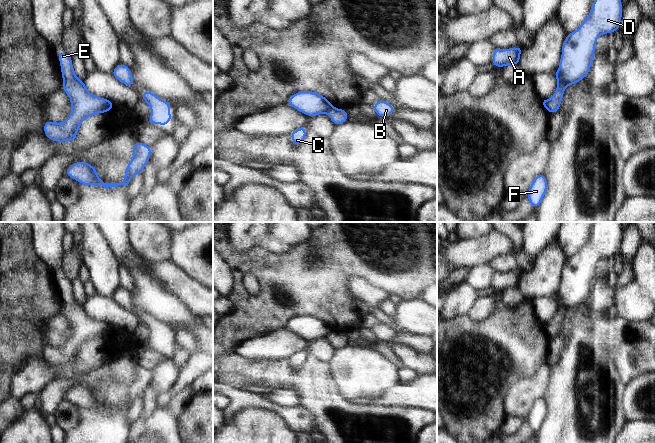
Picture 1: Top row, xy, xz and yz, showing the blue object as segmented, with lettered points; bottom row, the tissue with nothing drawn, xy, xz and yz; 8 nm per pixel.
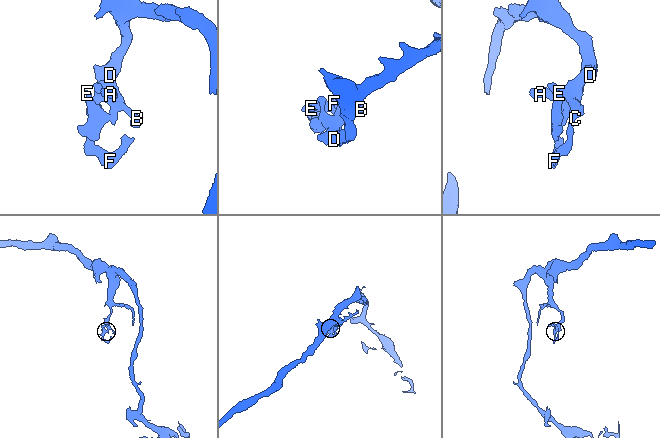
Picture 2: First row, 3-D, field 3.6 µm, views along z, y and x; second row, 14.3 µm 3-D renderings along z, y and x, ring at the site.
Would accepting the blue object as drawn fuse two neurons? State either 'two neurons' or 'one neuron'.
two neurons

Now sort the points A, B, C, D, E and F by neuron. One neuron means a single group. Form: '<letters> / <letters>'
A B C D F / E

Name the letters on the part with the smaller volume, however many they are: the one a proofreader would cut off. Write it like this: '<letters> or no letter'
E

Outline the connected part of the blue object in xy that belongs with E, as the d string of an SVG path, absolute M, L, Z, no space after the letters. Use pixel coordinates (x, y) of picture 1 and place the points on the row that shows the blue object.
M62 52L58 53L58 59L63 78L62 90L70 98L71 114L63 123L47 120L44 124L44 134L51 141L74 141L80 124L94 114L105 113L110 101L88 91L84 81L81 81L74 72L71 56Z

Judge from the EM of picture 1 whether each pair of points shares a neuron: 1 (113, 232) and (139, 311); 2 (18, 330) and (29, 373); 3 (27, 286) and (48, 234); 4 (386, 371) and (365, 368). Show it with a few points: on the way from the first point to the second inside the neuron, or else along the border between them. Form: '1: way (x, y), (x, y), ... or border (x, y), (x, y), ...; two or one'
1: way (123, 252), (141, 274), (141, 291); one
2: border (43, 356), (29, 358), (14, 377), (13, 383); two
3: border (33, 232), (36, 252), (53, 270); two
4: way (381, 371), (370, 371); one

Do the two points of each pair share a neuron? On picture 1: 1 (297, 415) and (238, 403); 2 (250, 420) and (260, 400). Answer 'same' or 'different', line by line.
1: same
2: different

